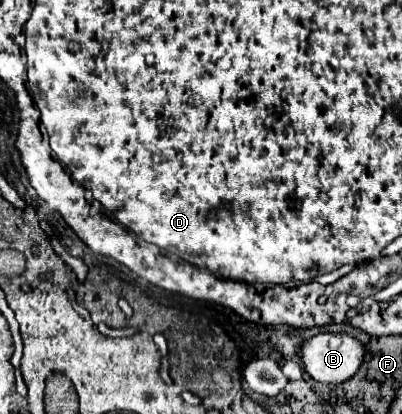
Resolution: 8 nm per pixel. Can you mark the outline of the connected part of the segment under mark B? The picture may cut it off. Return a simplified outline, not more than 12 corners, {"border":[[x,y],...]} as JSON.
{"border":[[318,334],[302,344],[306,372],[346,382],[366,346],[350,334]]}

